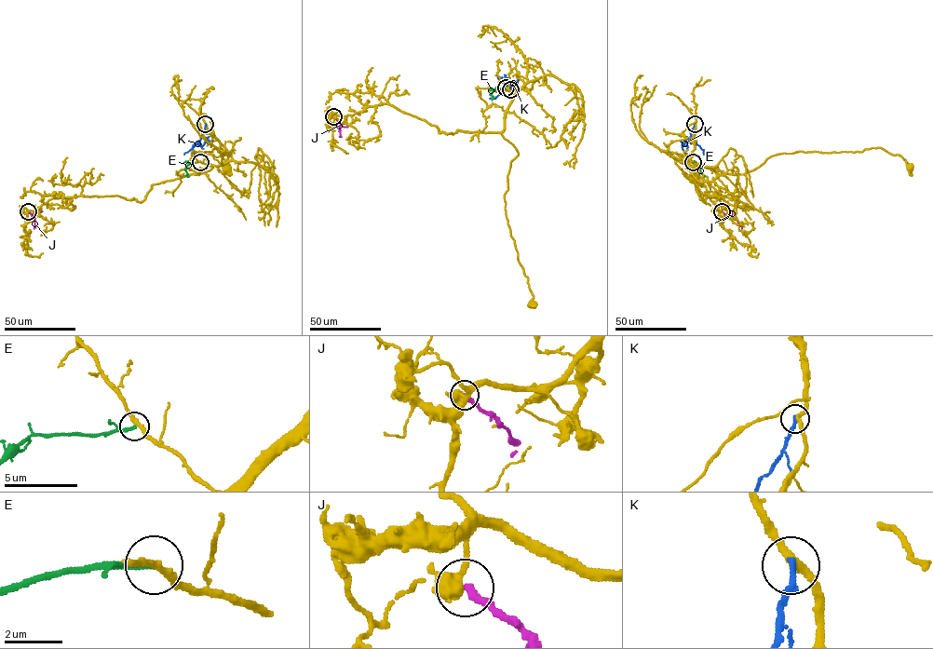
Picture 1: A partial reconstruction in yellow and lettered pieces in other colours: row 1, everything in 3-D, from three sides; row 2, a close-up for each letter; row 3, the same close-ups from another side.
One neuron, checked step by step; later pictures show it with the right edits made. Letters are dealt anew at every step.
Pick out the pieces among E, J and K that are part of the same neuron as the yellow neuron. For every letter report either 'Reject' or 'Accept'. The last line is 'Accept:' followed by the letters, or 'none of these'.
E: Reject
J: Reject
K: Reject
Accept: none of these

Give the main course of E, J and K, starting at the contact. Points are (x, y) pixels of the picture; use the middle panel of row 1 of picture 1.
E: (506, 87), (495, 88), (491, 95), (492, 98), (494, 98)
J: (333, 116), (339, 127), (339, 136)
K: (510, 89), (501, 78), (512, 84), (518, 80)

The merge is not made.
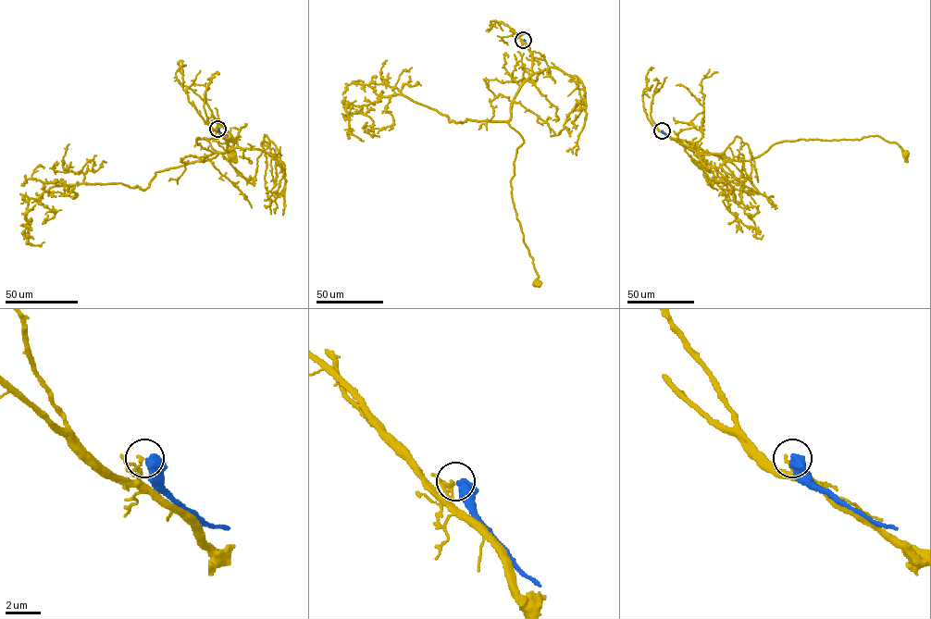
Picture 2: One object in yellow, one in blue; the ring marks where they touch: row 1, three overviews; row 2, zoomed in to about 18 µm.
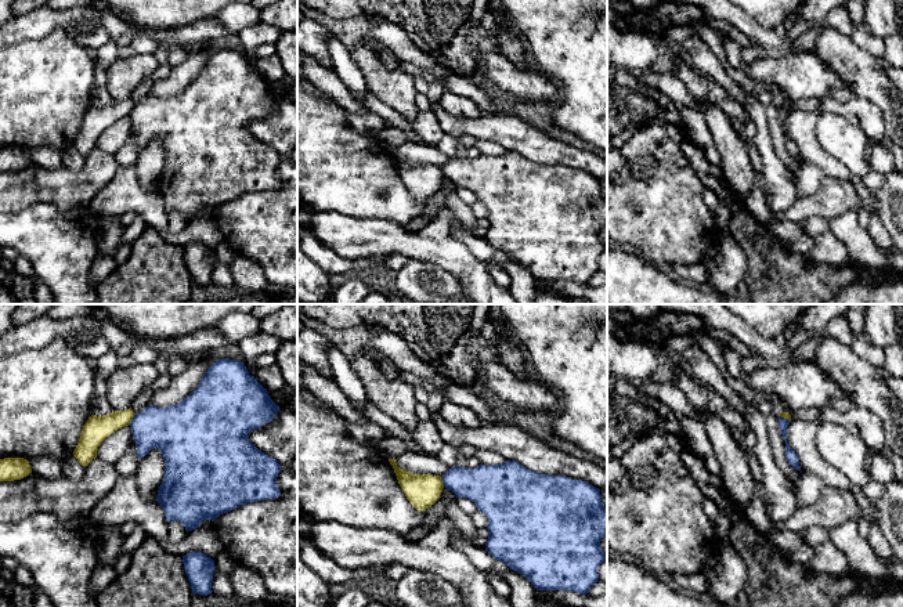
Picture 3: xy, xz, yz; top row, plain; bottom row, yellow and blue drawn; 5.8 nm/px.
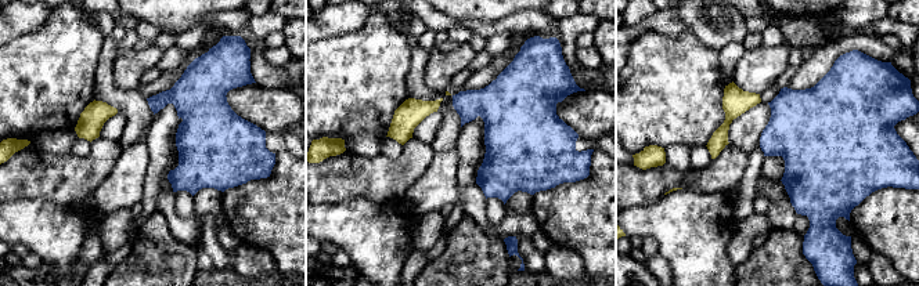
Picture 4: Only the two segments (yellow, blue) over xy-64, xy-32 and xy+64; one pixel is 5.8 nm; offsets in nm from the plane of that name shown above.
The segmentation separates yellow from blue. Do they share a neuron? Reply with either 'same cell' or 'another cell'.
another cell

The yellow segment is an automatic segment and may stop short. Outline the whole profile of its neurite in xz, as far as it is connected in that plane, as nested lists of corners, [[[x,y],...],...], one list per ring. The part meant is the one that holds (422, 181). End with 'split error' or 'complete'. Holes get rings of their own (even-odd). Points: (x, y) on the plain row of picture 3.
[[[389,149],[394,159],[398,174],[407,189],[418,200],[423,202],[434,195],[443,183],[444,174],[440,166],[412,165],[397,156],[395,149]]] | complete

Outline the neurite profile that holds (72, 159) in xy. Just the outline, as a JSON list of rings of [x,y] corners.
[[[72,145],[62,151],[62,165],[73,171],[80,170],[84,166],[84,156]]]

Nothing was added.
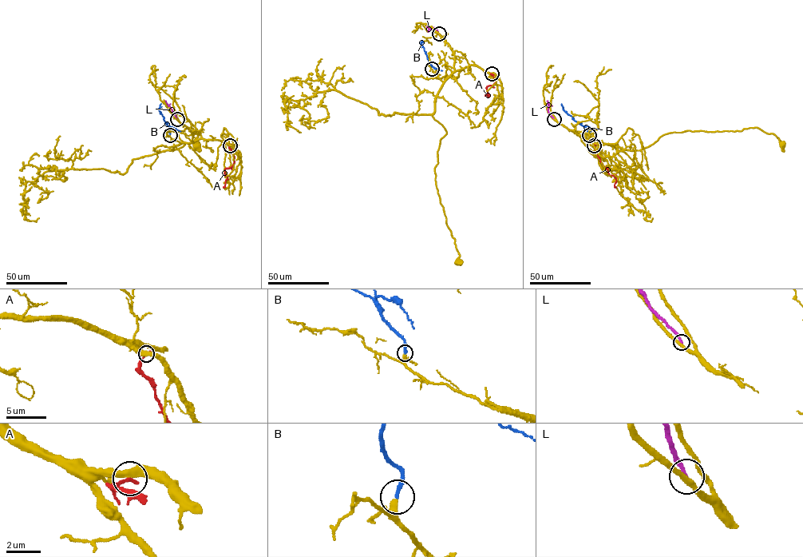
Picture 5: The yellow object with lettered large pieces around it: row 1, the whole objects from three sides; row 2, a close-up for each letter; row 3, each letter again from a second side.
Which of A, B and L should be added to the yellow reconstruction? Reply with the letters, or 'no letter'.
B

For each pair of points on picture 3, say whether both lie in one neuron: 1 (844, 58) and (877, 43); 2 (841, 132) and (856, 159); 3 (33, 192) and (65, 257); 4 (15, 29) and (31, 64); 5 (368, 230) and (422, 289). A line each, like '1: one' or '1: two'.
1: two
2: one
3: two
4: two
5: two

